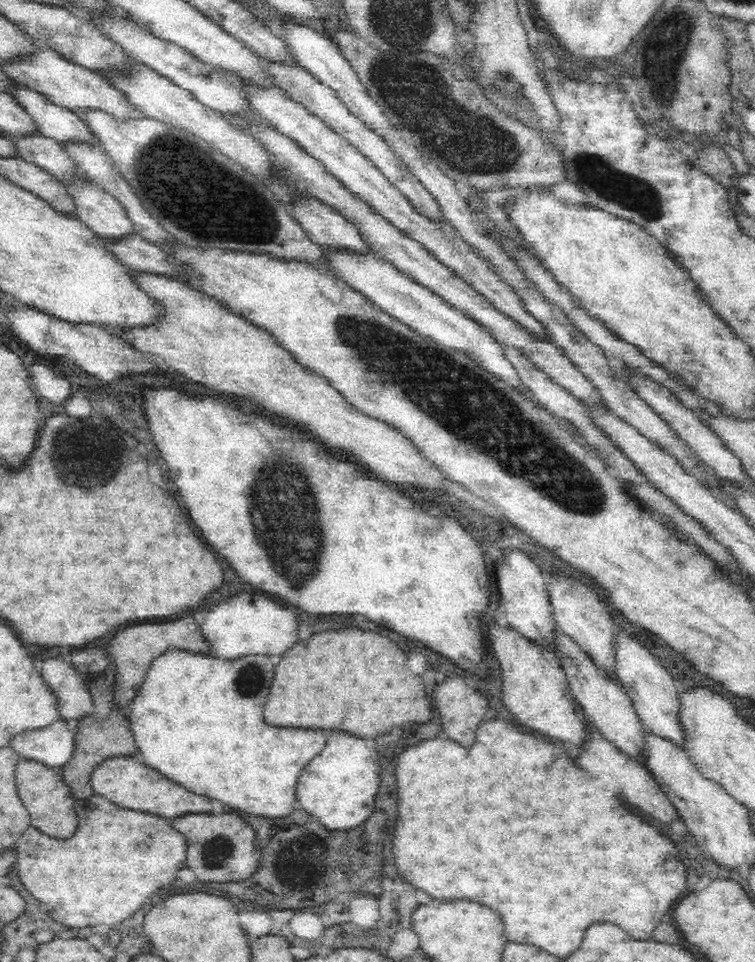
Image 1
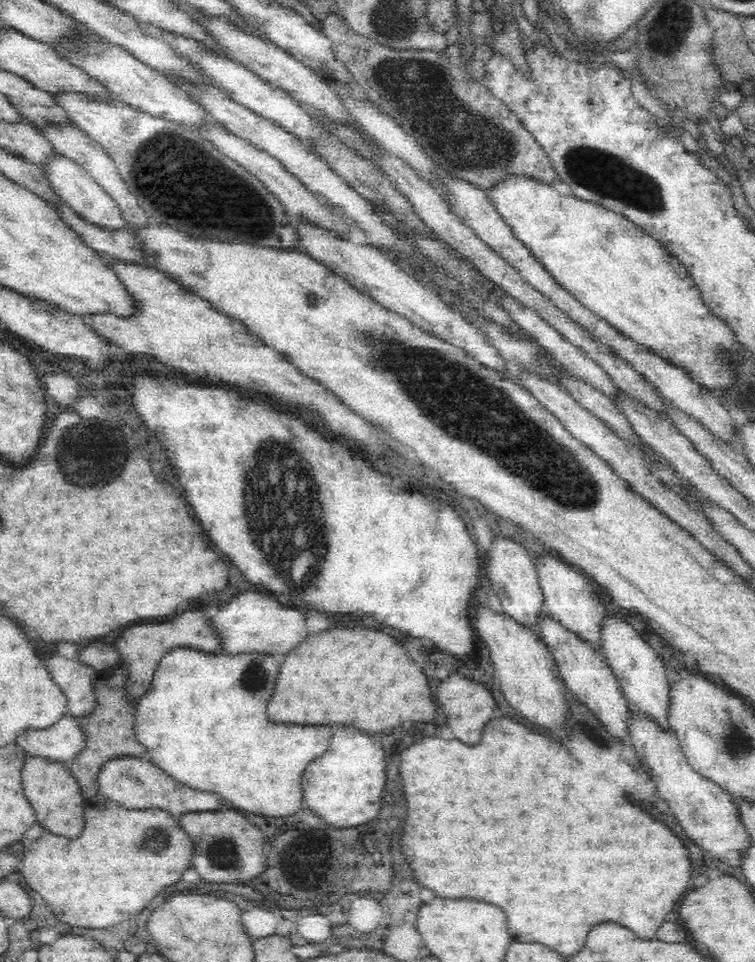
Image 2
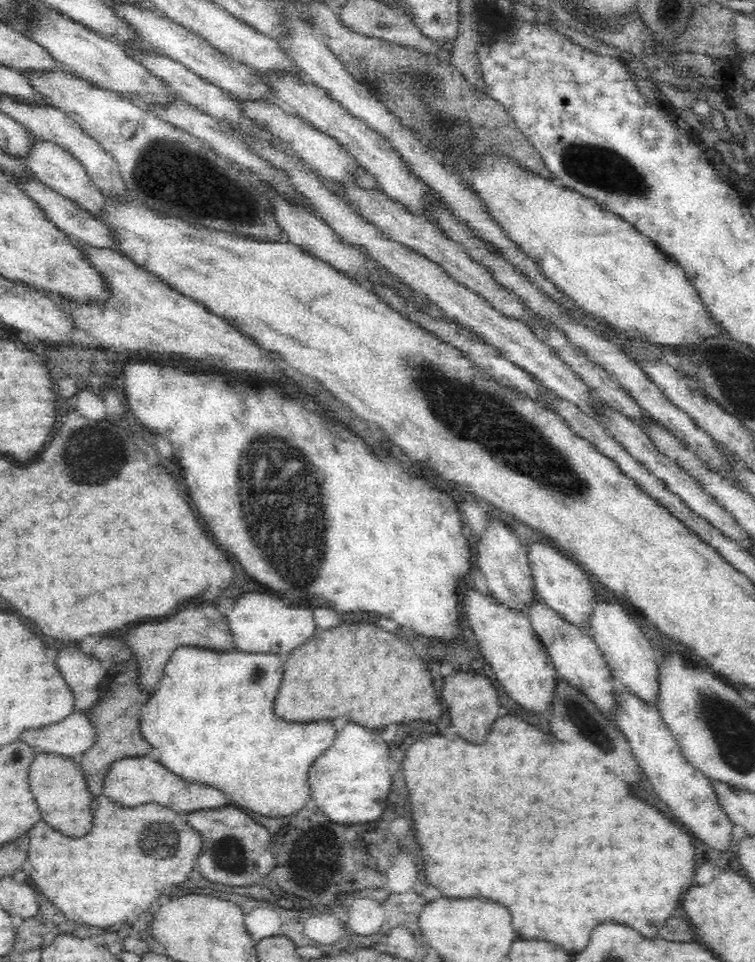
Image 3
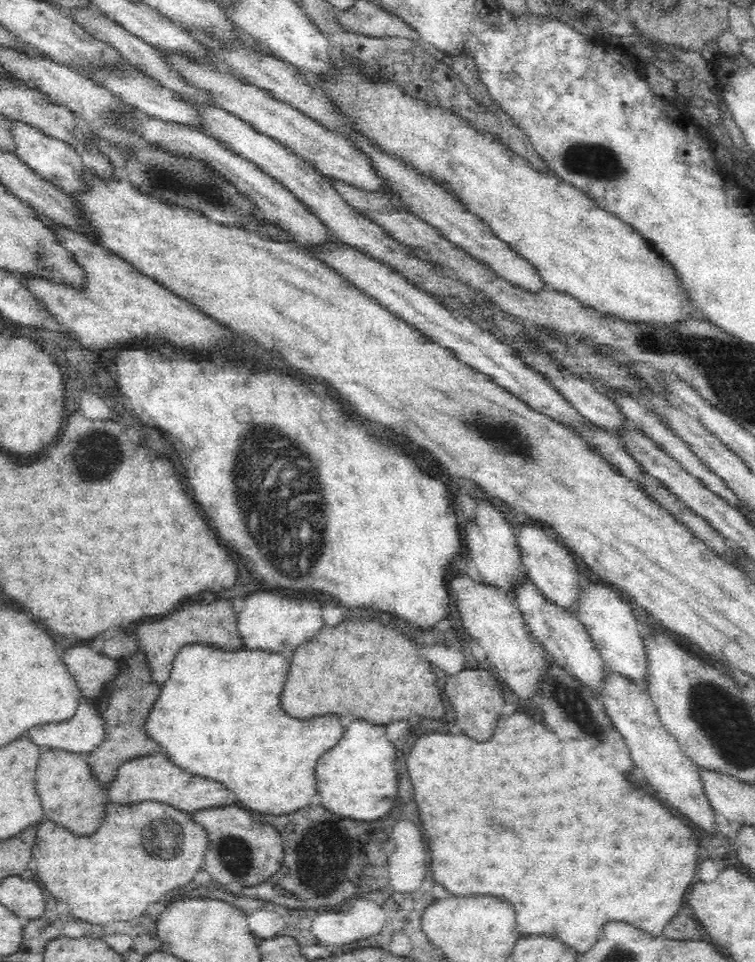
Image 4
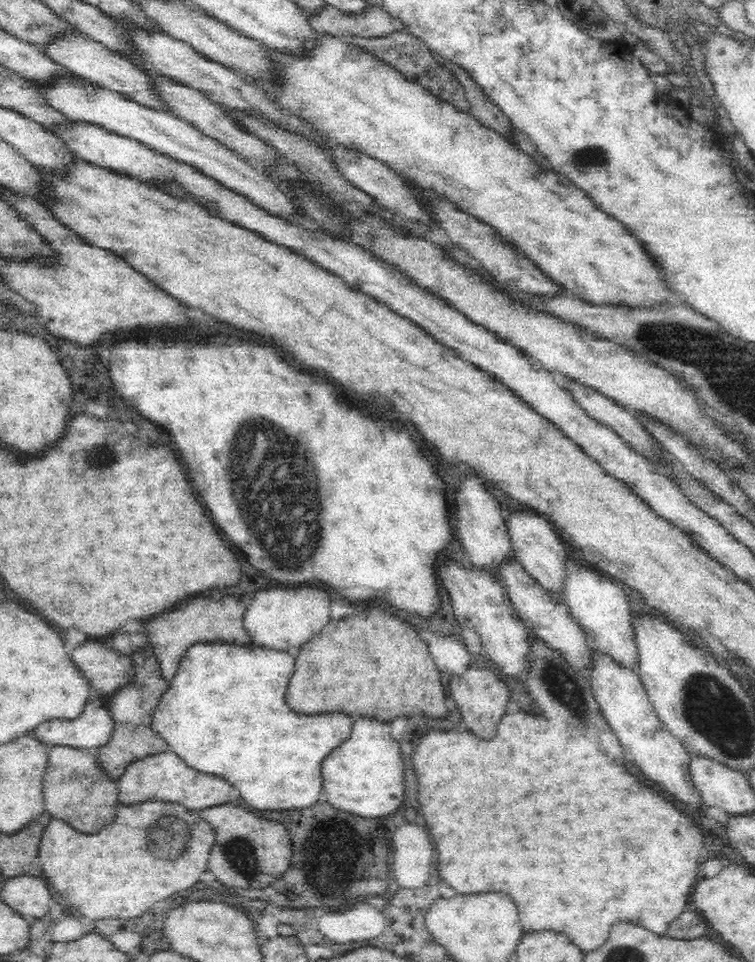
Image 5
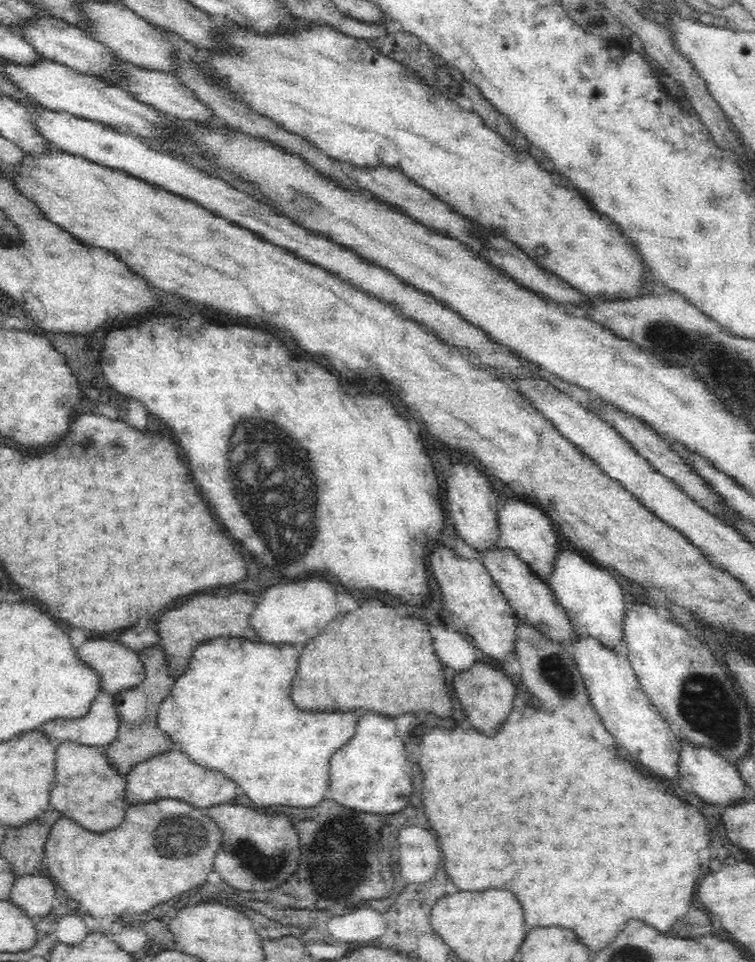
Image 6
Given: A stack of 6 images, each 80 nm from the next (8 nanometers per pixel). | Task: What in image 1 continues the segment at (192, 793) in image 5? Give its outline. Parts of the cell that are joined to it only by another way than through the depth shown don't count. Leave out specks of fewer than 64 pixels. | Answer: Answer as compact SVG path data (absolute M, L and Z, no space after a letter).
M118 756L104 759L90 770L88 780L92 794L102 795L121 807L150 813L165 820L182 815L210 815L212 812L212 800L194 796L186 788L138 763L134 757Z

